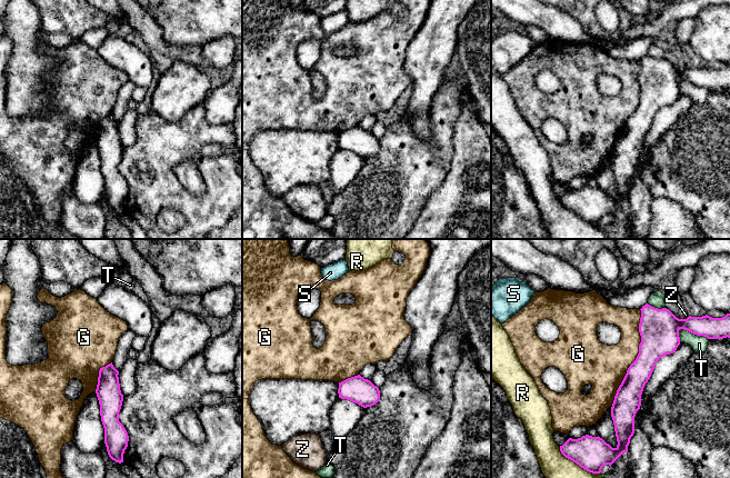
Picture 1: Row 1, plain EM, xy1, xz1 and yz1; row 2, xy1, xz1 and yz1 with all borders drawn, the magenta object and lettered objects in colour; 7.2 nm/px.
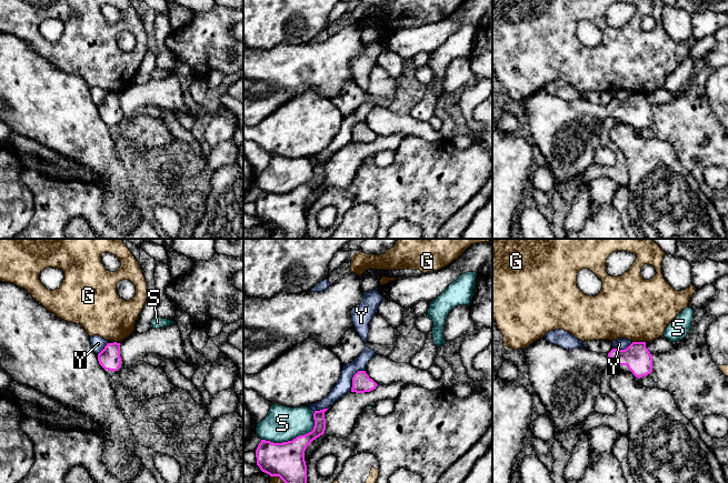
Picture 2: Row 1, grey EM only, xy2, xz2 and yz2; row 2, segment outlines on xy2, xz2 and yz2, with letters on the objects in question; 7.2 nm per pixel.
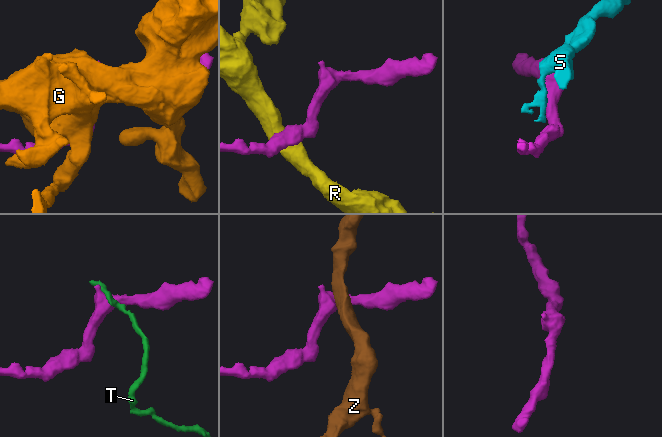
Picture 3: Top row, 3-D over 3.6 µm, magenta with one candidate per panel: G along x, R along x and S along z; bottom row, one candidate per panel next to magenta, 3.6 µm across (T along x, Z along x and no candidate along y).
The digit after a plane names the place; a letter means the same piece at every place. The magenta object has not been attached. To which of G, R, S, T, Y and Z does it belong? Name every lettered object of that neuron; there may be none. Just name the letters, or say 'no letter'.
no letter

